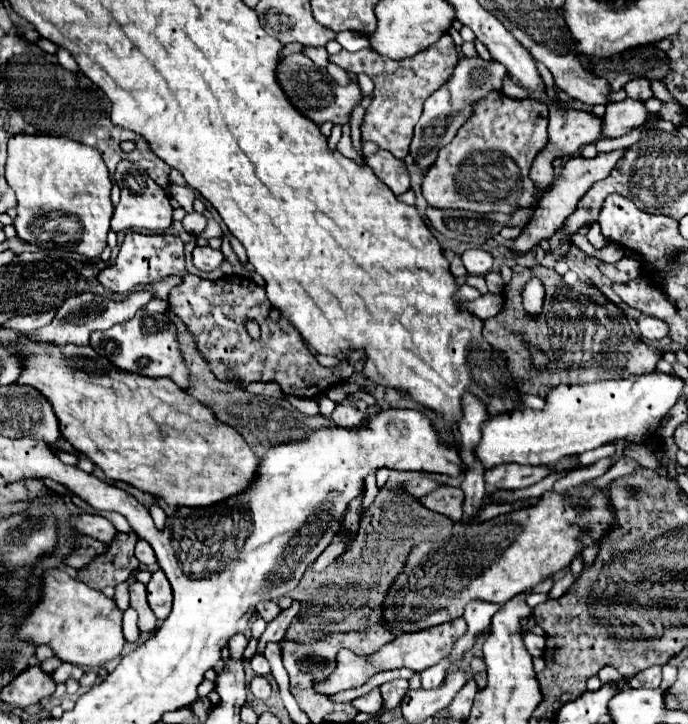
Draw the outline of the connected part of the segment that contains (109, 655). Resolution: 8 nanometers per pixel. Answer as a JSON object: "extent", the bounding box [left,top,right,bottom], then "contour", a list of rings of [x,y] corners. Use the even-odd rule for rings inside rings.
{"extent":[14,570,126,668],"contour":[[[46,570],[42,574],[40,598],[28,616],[16,626],[14,636],[36,646],[50,646],[54,656],[58,656],[62,662],[70,662],[82,668],[96,668],[114,660],[122,652],[126,640],[122,636],[120,624],[122,612],[114,600],[88,588],[84,582],[70,578],[62,570]]]}

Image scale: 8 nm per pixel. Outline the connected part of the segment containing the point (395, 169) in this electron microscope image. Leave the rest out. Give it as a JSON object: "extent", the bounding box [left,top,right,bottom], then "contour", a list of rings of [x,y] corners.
{"extent":[362,142,410,196],"contour":[[[362,142],[362,154],[364,162],[396,196],[410,188],[410,176],[402,160],[396,160],[392,154],[378,148],[374,142]]]}

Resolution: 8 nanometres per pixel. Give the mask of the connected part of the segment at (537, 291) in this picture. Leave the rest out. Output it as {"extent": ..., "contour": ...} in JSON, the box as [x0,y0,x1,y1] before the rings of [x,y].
{"extent":[522,278,546,318],"contour":[[[530,278],[528,284],[522,290],[522,306],[524,306],[528,316],[534,318],[534,316],[538,316],[542,312],[544,294],[546,294],[546,290],[544,290],[542,282],[538,278]]]}

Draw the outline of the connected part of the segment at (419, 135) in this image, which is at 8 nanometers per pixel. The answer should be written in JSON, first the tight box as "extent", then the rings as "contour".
{"extent":[410,58,506,172],"contour":[[[462,58],[460,66],[454,68],[452,80],[448,80],[448,84],[444,84],[426,100],[424,114],[416,124],[414,140],[410,144],[410,154],[422,172],[426,172],[436,162],[440,148],[444,148],[456,136],[468,116],[472,116],[472,104],[476,104],[476,100],[484,98],[492,90],[502,90],[504,76],[506,68],[500,62],[486,62],[482,58]]]}

